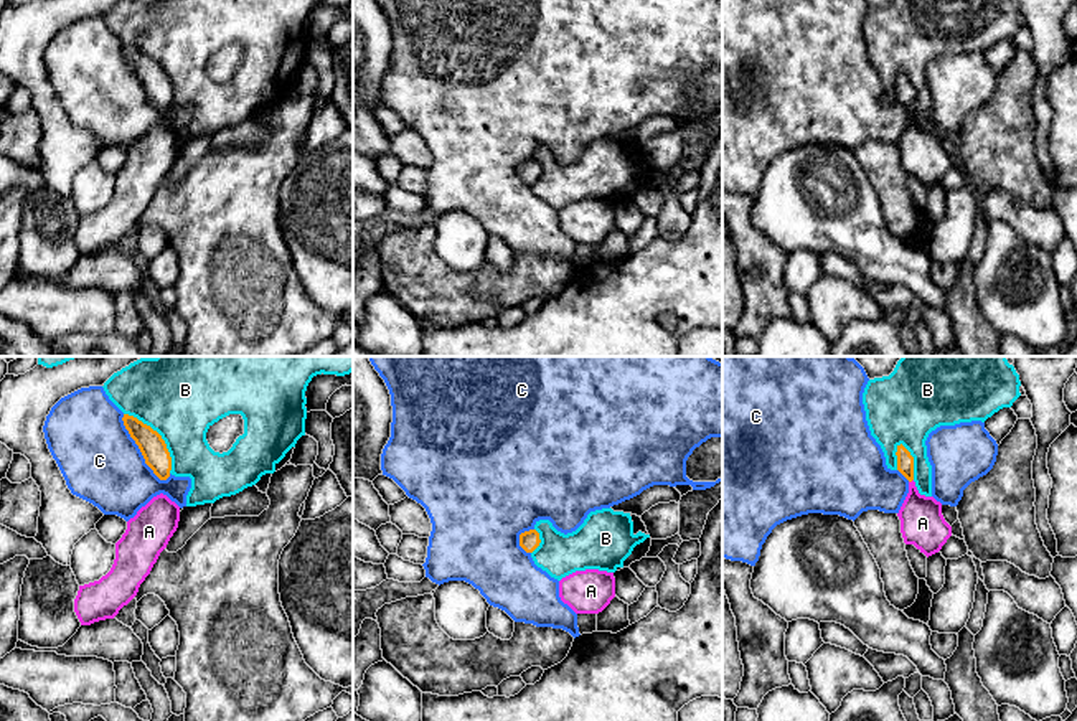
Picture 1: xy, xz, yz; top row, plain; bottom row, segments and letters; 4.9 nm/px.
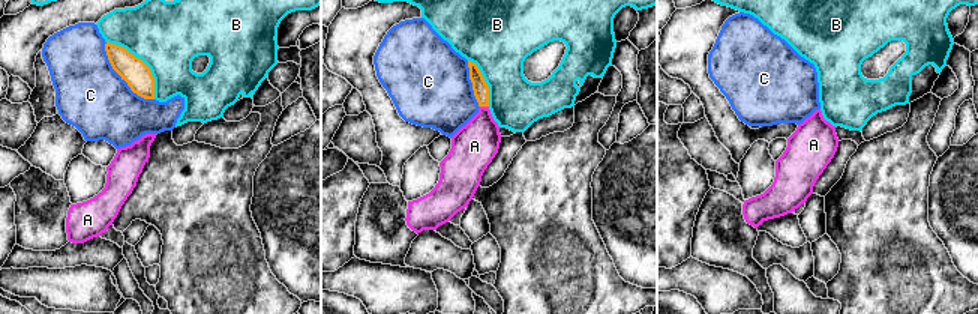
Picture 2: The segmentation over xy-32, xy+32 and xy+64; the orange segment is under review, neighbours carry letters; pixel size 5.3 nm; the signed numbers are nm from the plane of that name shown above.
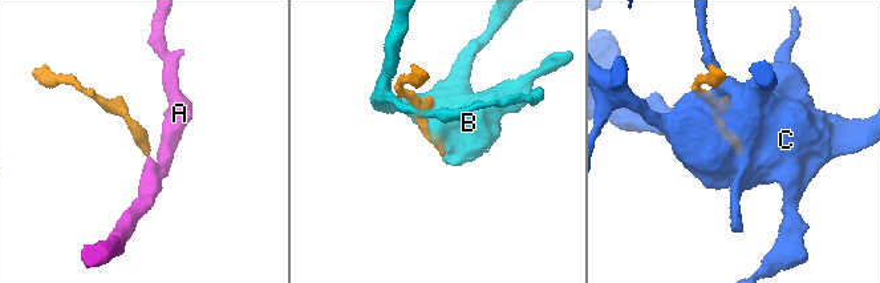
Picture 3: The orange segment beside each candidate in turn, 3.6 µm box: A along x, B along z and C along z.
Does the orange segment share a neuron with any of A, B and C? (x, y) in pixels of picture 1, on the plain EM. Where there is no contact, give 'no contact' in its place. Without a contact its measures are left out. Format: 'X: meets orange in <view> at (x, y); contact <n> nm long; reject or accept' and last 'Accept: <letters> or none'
A: meets orange in yz at (911, 111); contact 30 nm long; accept
B: meets orange in xy at (160, 66); contact 380 nm long; reject
C: meets orange in xy at (139, 78); contact 380 nm long; reject
Accept: A

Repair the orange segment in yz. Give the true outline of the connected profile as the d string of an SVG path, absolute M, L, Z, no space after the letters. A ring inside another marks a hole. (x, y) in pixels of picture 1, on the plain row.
M897 76L897 101L909 111L909 124L897 144L905 175L914 175L927 188L938 183L952 167L952 157L942 145L942 134L920 125L914 112L914 87Z

